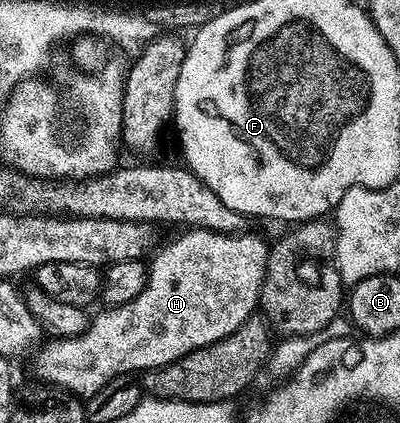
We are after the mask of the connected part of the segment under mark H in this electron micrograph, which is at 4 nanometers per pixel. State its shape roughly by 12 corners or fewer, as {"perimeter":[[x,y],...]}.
{"perimeter":[[186,229],[135,300],[40,347],[88,400],[223,340],[258,309],[269,246]]}

